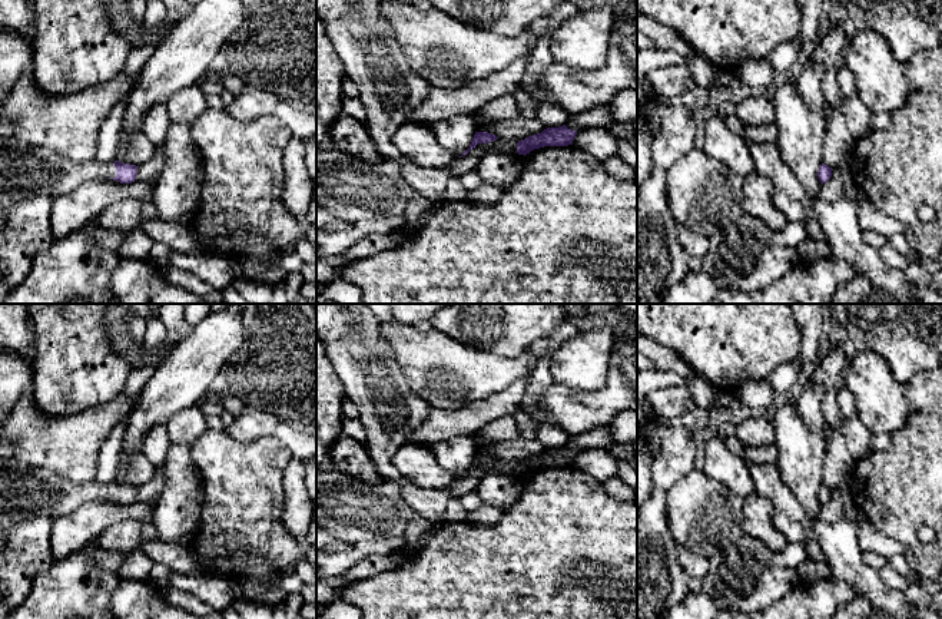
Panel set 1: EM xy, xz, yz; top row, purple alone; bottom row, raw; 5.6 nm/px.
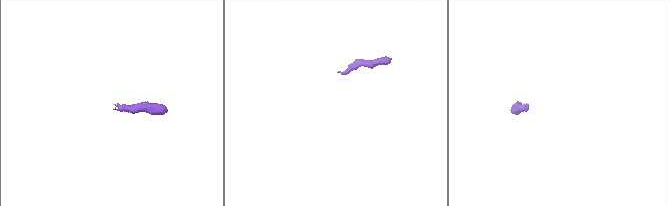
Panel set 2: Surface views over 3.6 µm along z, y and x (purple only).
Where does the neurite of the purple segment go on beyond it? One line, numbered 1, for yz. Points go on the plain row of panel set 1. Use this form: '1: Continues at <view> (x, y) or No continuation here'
1: No continuation here

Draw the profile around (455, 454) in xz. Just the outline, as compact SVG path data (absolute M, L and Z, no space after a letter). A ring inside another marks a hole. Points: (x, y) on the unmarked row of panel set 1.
M452 437L429 446L438 464L450 471L454 479L460 479L471 466L475 456L472 437Z

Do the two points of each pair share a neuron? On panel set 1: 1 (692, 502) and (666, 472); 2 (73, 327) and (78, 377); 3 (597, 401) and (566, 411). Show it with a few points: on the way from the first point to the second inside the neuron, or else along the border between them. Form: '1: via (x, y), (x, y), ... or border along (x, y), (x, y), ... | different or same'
1: border along (693, 467), (670, 489), (667, 495), (667, 516) | different
2: via (72, 340), (73, 364) | same
3: via (590, 409), (573, 411) | same

